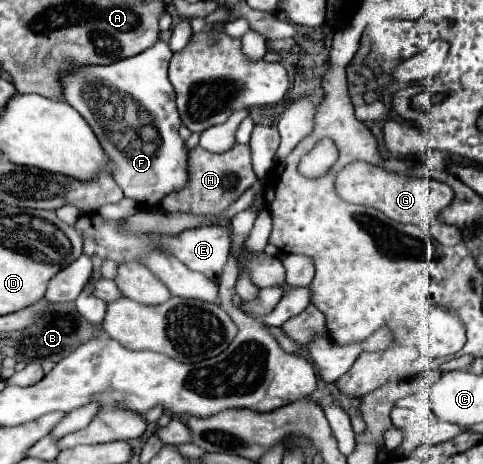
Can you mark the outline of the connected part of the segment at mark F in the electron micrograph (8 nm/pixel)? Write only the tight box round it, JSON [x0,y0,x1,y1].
[62,41,188,207]

